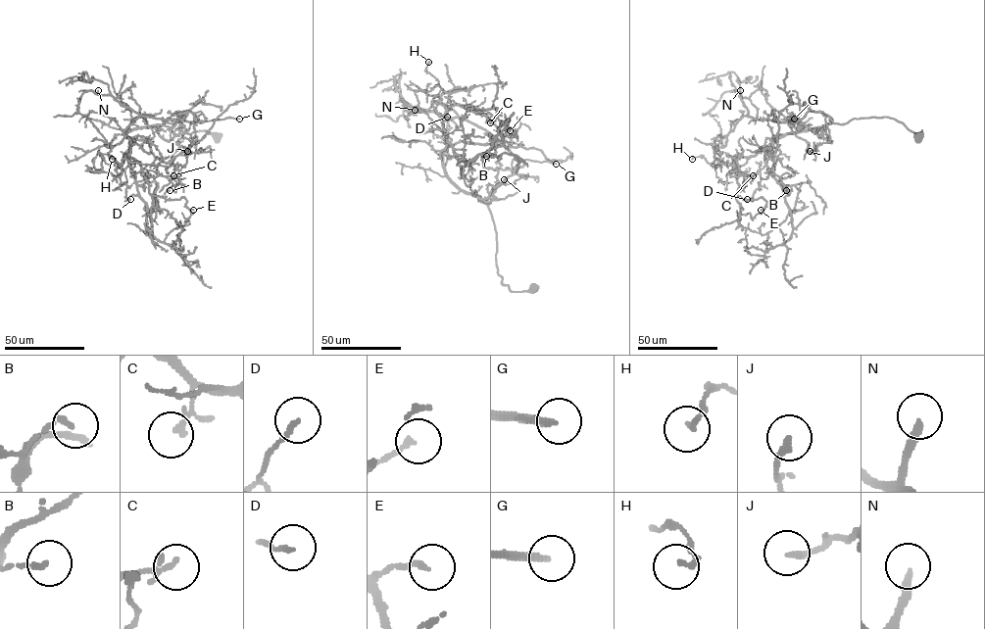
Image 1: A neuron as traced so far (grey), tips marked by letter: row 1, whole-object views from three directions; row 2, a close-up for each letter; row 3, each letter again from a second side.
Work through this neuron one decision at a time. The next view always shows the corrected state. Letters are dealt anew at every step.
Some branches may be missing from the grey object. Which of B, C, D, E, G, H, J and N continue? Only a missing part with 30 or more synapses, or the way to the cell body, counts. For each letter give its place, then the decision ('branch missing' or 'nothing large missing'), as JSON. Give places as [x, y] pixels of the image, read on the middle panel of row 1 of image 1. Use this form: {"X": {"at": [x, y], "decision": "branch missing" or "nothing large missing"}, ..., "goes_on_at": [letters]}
{"B": {"at": [486, 156], "decision": "nothing large missing"}, "C": {"at": [490, 122], "decision": "nothing large missing"}, "D": {"at": [447, 117], "decision": "nothing large missing"}, "E": {"at": [510, 130], "decision": "nothing large missing"}, "G": {"at": [556, 164], "decision": "branch missing"}, "H": {"at": [428, 62], "decision": "nothing large missing"}, "J": {"at": [504, 179], "decision": "nothing large missing"}, "N": {"at": [415, 110], "decision": "branch missing"}, "goes_on_at": ["G", "N"]}

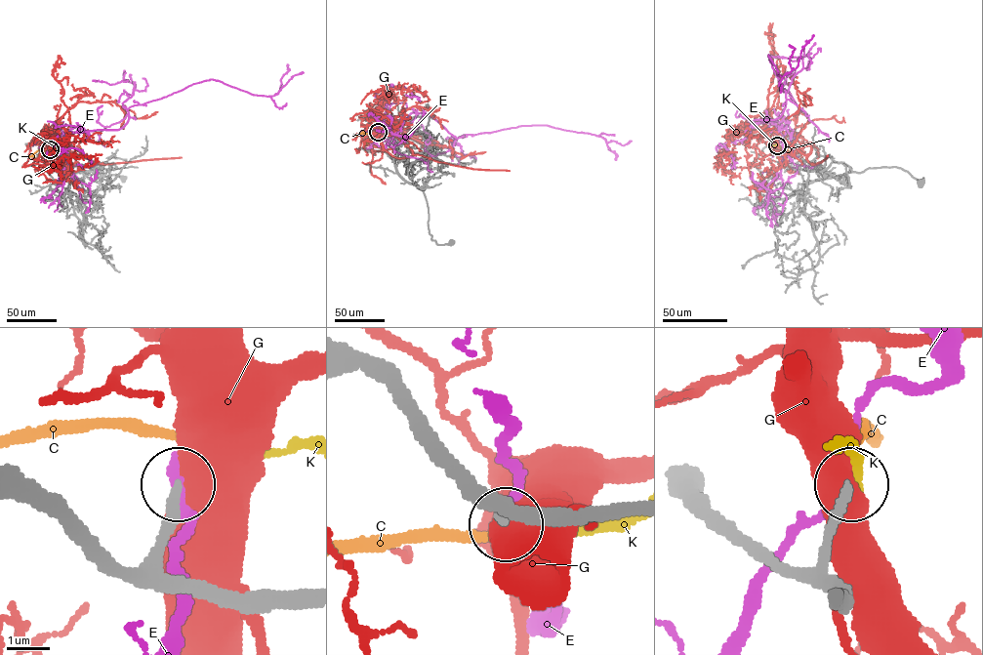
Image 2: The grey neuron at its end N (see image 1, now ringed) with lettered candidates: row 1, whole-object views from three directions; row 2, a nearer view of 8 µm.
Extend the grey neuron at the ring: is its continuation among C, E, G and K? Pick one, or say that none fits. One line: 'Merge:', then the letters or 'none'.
Merge: C

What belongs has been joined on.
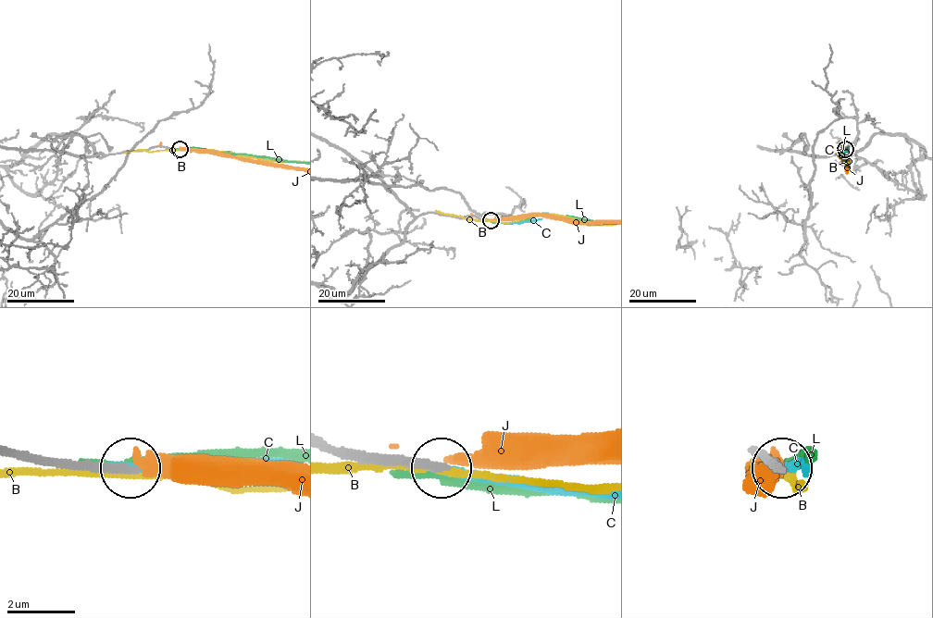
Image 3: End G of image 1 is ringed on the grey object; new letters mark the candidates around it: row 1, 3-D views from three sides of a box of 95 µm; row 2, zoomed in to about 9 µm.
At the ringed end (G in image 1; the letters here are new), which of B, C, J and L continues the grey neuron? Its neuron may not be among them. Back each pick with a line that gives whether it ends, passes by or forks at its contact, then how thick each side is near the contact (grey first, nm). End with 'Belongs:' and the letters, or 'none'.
C: it ends there; 300 nm thick on the grey side, 260 nm on the other
Belongs: C

